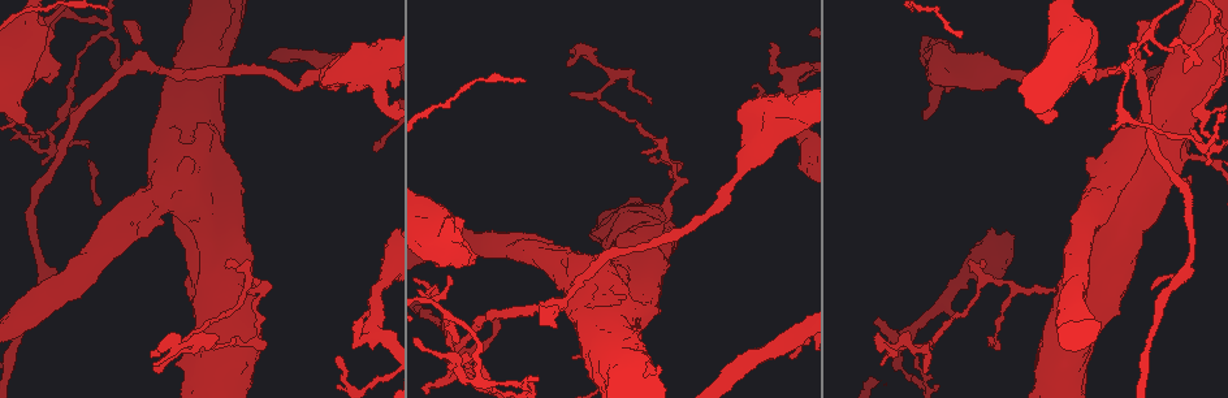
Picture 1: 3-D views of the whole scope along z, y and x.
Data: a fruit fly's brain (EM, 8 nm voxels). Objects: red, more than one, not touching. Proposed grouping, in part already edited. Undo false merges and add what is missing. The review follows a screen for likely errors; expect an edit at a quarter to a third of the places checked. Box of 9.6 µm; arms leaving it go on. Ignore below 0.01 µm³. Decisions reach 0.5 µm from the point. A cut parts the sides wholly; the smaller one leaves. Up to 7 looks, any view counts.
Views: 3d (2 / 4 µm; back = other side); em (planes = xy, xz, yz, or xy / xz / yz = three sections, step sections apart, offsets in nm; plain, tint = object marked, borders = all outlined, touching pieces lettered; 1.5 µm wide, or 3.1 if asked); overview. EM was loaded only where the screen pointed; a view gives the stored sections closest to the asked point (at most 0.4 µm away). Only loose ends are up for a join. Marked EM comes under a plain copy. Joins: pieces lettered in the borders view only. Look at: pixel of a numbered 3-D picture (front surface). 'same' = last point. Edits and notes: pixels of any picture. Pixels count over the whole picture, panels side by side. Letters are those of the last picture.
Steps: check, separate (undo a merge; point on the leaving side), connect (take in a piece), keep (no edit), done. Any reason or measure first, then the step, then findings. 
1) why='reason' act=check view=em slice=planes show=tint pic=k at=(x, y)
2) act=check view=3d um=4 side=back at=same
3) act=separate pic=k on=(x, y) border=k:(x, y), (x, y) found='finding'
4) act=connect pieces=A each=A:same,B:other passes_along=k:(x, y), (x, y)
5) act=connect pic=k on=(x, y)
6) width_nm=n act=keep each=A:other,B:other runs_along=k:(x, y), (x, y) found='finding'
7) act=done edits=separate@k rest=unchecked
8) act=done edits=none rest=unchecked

why='sharp bend' act=check view=3d um=4 pic=1 at=(523, 388)

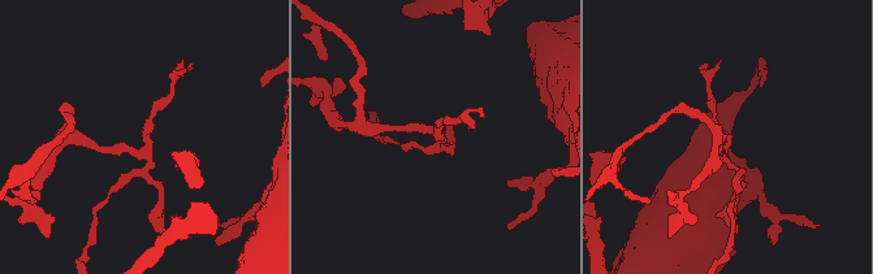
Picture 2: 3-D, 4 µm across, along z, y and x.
arms=4 why='need the tissue' act=check view=em slice=yz step=4 show=tint pic=2 at=(143, 153)

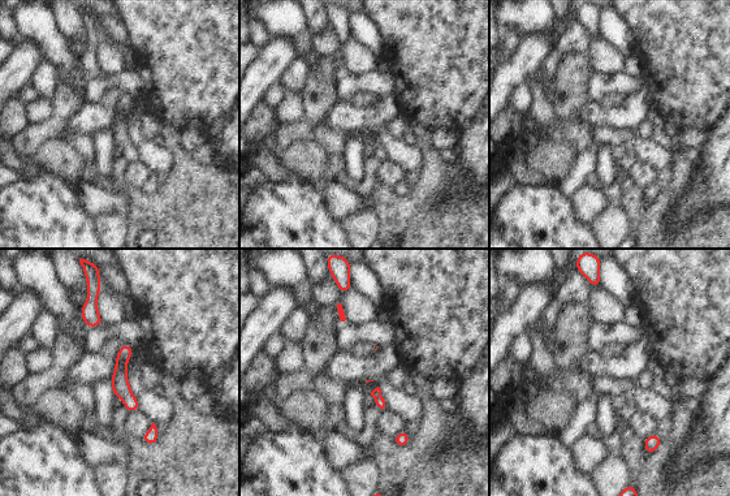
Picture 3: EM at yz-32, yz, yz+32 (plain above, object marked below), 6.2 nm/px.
act=check view=em slice=planes show=borders at=same

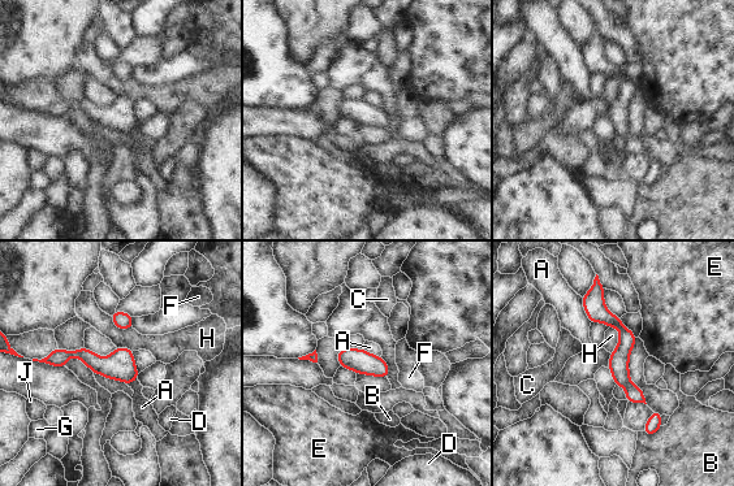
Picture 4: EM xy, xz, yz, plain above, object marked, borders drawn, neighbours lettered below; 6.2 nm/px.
width_nm=130 act=keep each=A:other,B:other,C:other,D:other,E:other,F:other,G:other,H:other,J:other runs_along=4:(598, 291), (624, 330), (621, 377), (640, 399) found='continuous, no second cell'

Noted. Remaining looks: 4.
act=check view=em slice=planes show=borders pic=1 at=(1017, 290)

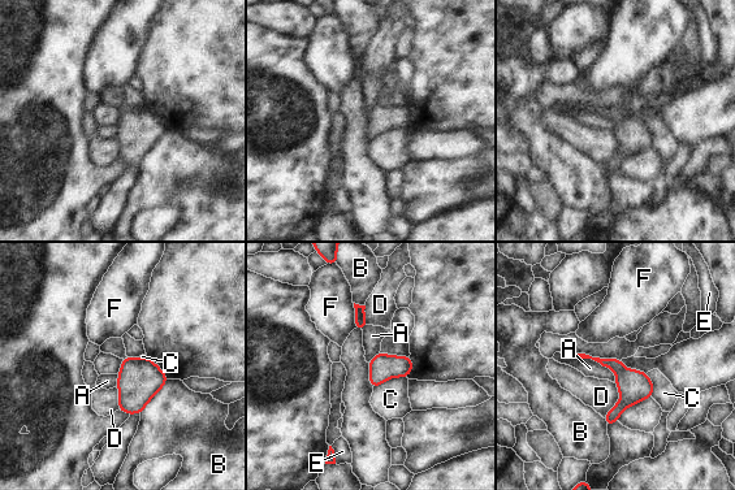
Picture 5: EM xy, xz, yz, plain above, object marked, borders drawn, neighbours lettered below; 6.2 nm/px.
longest_contact=A:300nm act=keep each=A:other,B:other,C:other,D:other,E:other,F:other border=5:(615, 384), (619, 400), (604, 417) found='one cell here'

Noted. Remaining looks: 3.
why='an open end' act=check view=em slice=yz step=4 show=borders pic=1 at=(878, 317)

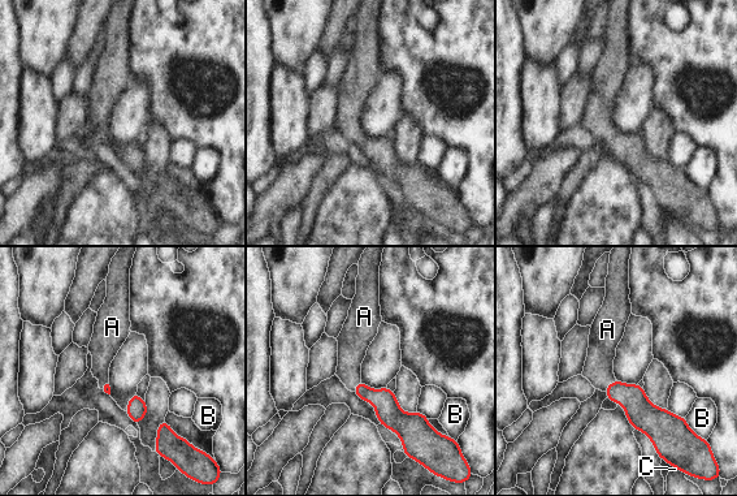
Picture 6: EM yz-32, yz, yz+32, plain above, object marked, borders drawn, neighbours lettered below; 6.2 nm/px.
why='another direction' act=check view=em slice=planes show=borders at=same

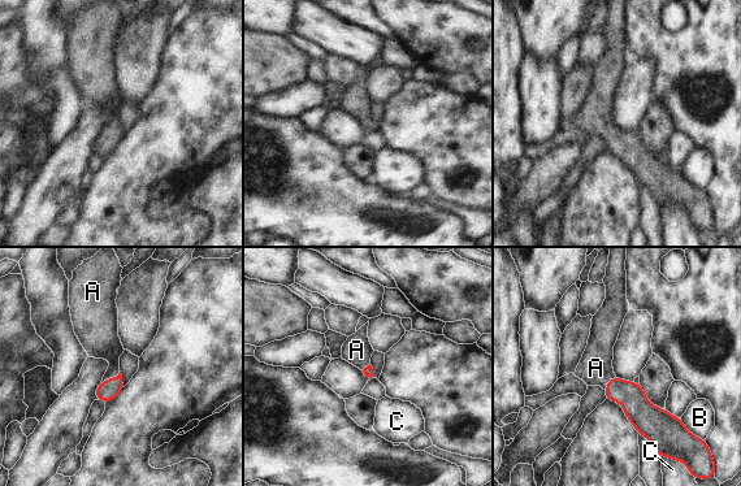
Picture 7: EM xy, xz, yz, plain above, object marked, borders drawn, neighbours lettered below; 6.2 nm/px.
act=connect pieces=A each=A:same,B:other,C:other passes_along=7:(108, 390), (111, 378), (100, 339) found='the cell continues'

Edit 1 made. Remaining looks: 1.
act=done edits=connect@7 rest=unchecked

